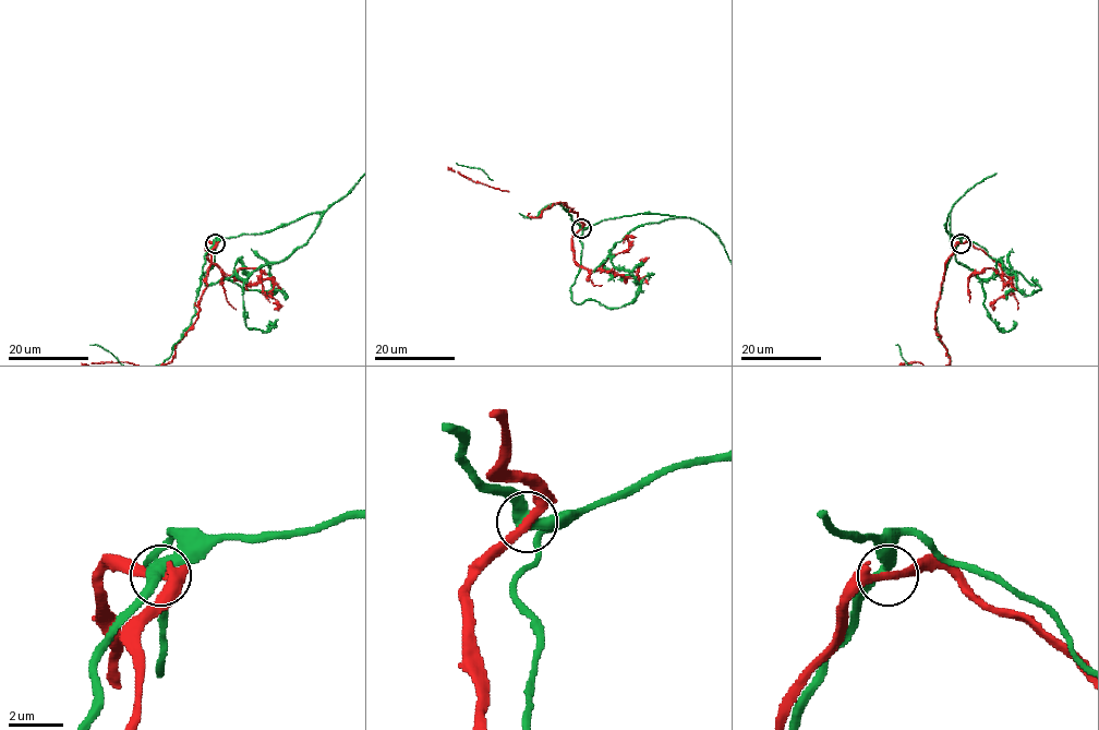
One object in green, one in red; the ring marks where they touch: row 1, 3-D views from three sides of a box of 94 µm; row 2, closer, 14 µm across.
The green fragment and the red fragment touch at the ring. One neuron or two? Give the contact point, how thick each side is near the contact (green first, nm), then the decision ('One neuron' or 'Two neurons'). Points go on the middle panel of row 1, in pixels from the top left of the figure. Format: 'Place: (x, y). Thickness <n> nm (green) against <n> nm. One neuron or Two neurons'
Place: (581, 228). Thickness 400 nm (green) against 300 nm. Two neurons

